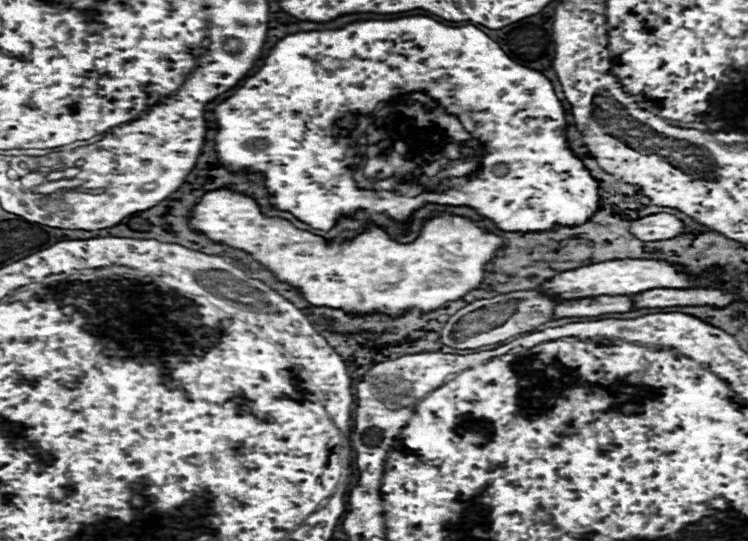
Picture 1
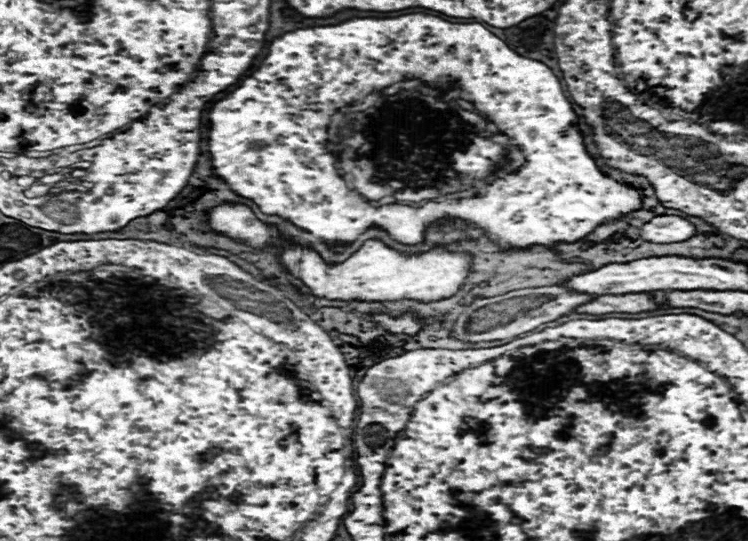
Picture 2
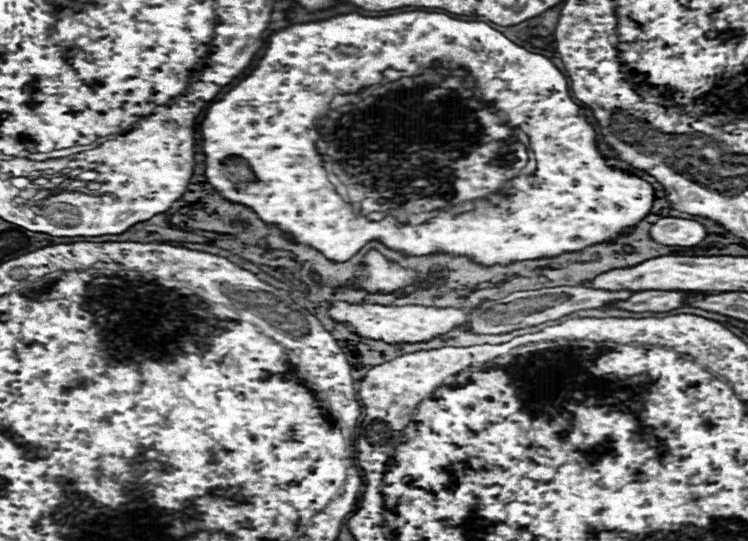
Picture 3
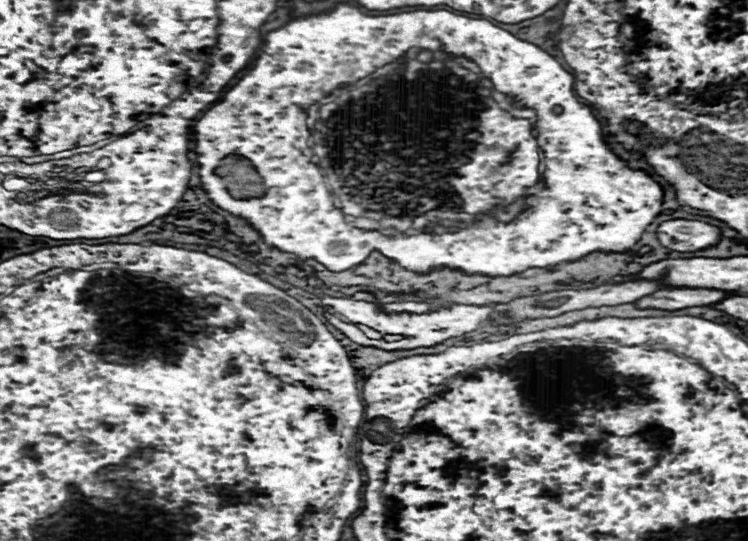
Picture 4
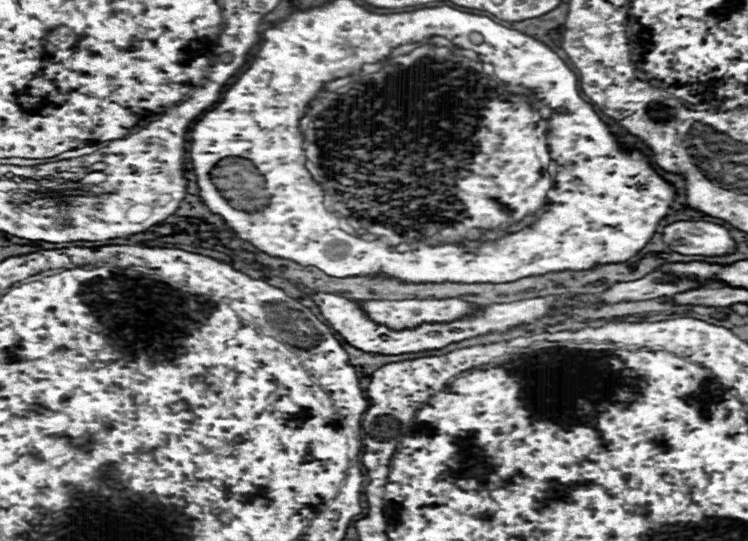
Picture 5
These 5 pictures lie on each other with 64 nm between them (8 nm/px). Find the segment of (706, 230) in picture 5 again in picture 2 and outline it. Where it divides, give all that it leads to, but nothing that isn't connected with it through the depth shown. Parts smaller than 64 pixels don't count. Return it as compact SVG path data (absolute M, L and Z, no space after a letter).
M656 216L642 226L640 234L650 242L670 244L670 242L684 242L696 236L696 226L678 216Z

